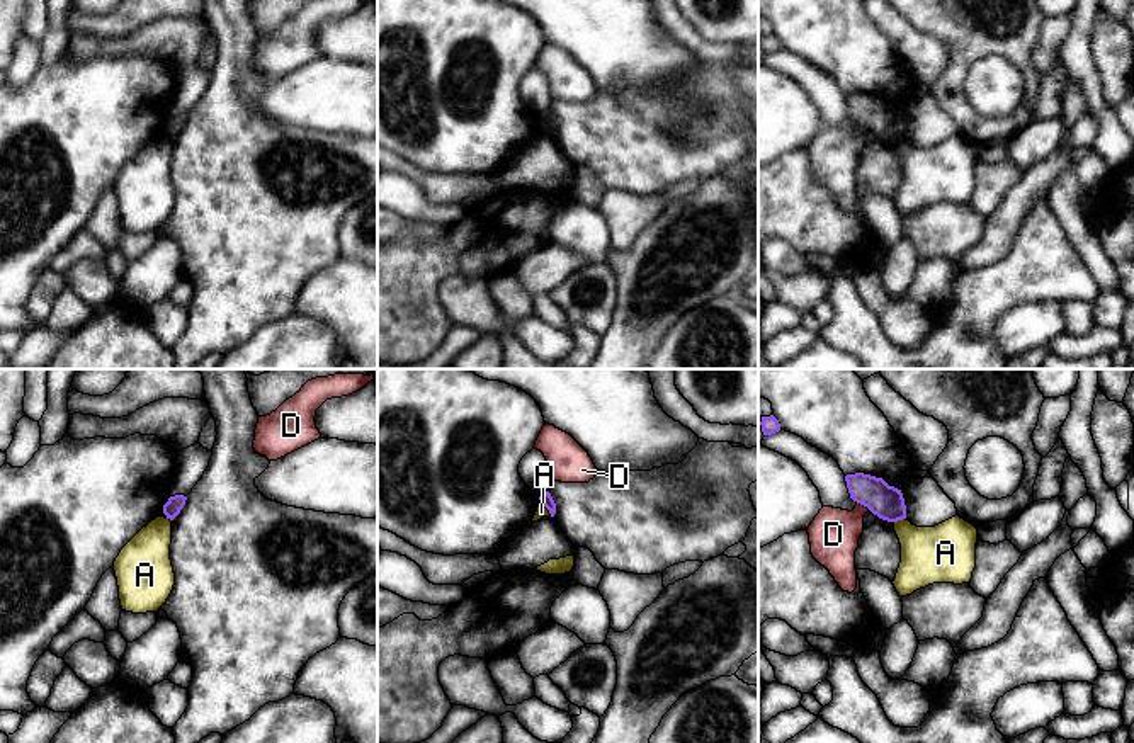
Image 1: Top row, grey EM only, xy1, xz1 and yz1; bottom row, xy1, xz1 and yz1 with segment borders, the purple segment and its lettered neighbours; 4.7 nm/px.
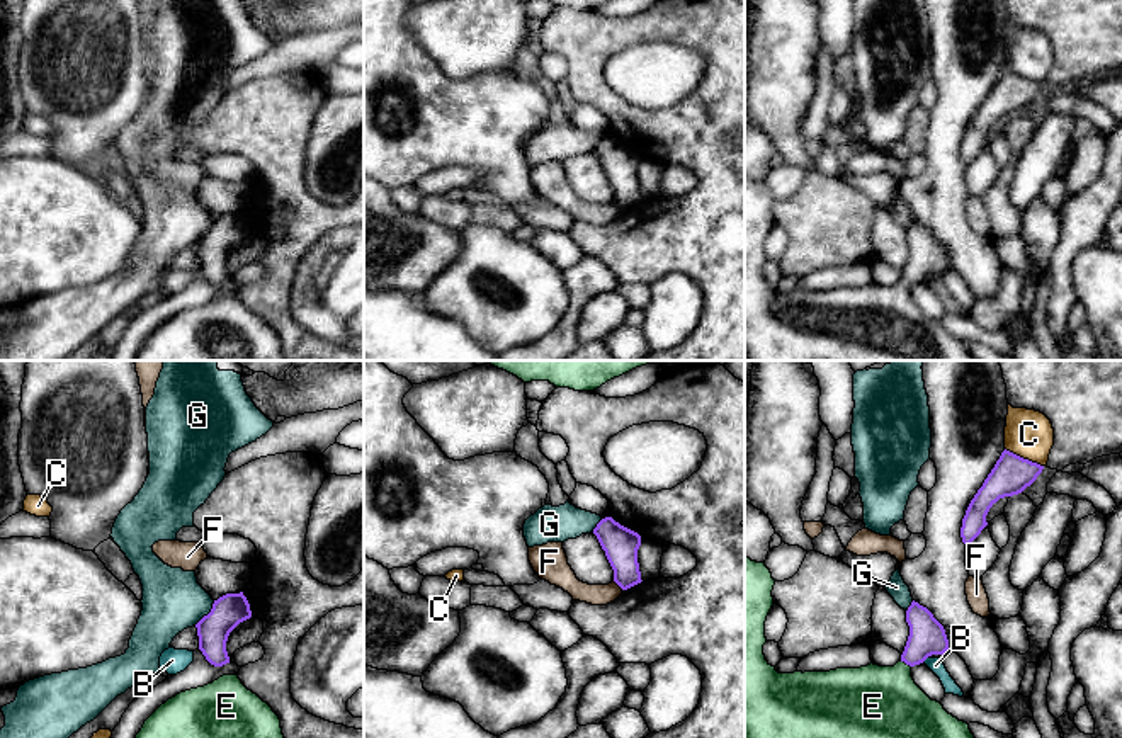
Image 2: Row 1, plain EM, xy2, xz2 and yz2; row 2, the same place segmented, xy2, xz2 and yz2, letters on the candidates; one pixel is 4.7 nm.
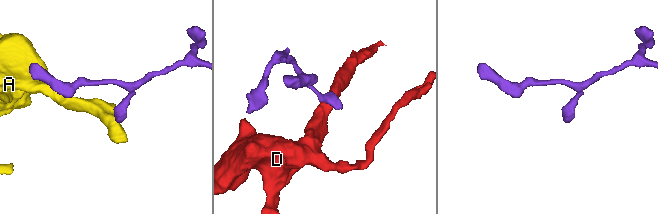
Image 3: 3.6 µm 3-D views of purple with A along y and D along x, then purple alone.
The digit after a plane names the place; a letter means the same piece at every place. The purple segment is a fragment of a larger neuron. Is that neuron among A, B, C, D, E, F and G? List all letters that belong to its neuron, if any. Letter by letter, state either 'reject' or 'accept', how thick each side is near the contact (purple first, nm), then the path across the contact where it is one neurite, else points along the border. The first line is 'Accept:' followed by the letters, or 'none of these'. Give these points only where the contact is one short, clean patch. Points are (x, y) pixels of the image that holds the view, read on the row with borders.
Accept: E
A: reject | 60/50 nm | along xz1 (541, 502), (551, 516)
B: reject | 180/70 nm | along yz2 (927, 657), (922, 662)
C: reject | 180/220 nm
D: reject | 160/240 nm | along yz1 (857, 502), (869, 509)
E: accept | 180/340 nm | across yz2 (927, 636), (906, 664), (872, 701)
F: reject | 170/100 nm | along xz2 (614, 580), (623, 589)
G: reject | 160/280 nm | along xy2 (215, 601), (213, 607), (194, 624)

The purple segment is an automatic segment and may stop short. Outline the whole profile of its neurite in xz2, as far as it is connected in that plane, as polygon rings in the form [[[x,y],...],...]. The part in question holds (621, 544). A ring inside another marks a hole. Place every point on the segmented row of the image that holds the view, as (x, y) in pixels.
[[[612,517],[602,519],[593,529],[605,556],[614,570],[614,582],[627,590],[641,583],[641,571],[638,563],[638,549],[641,546],[641,536]]]

